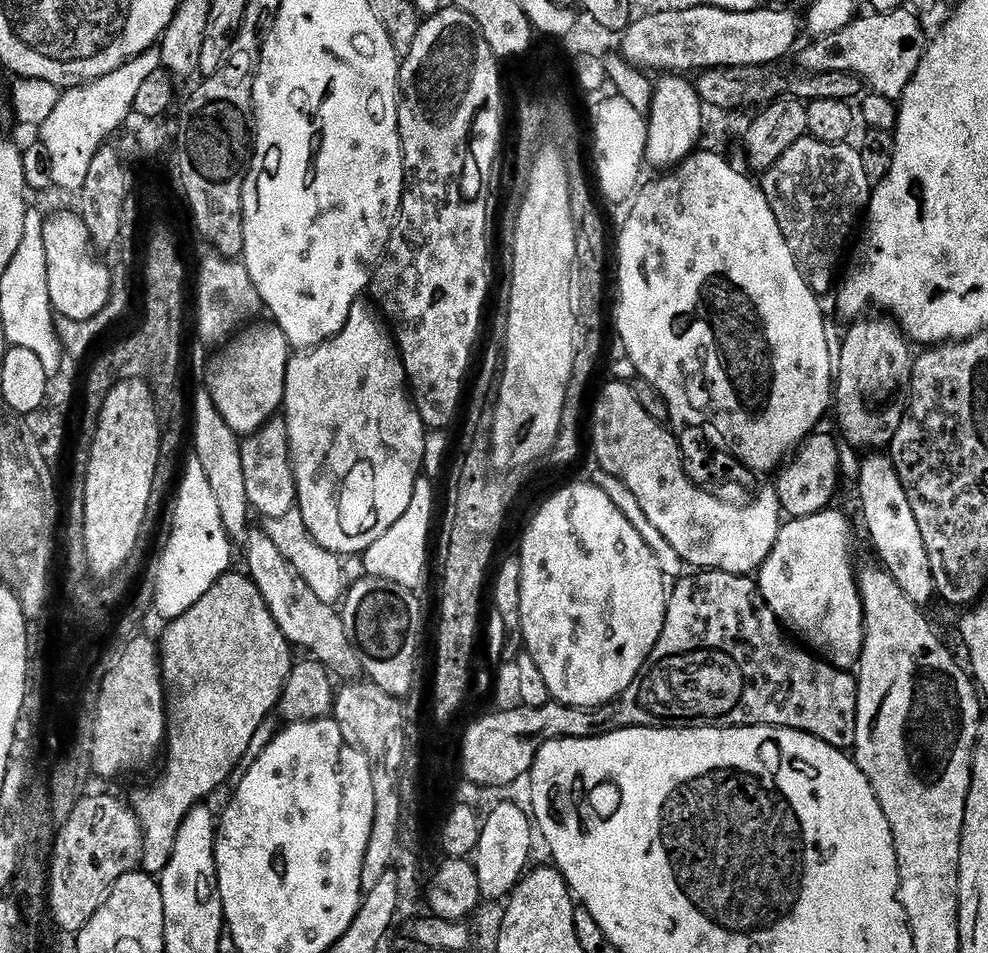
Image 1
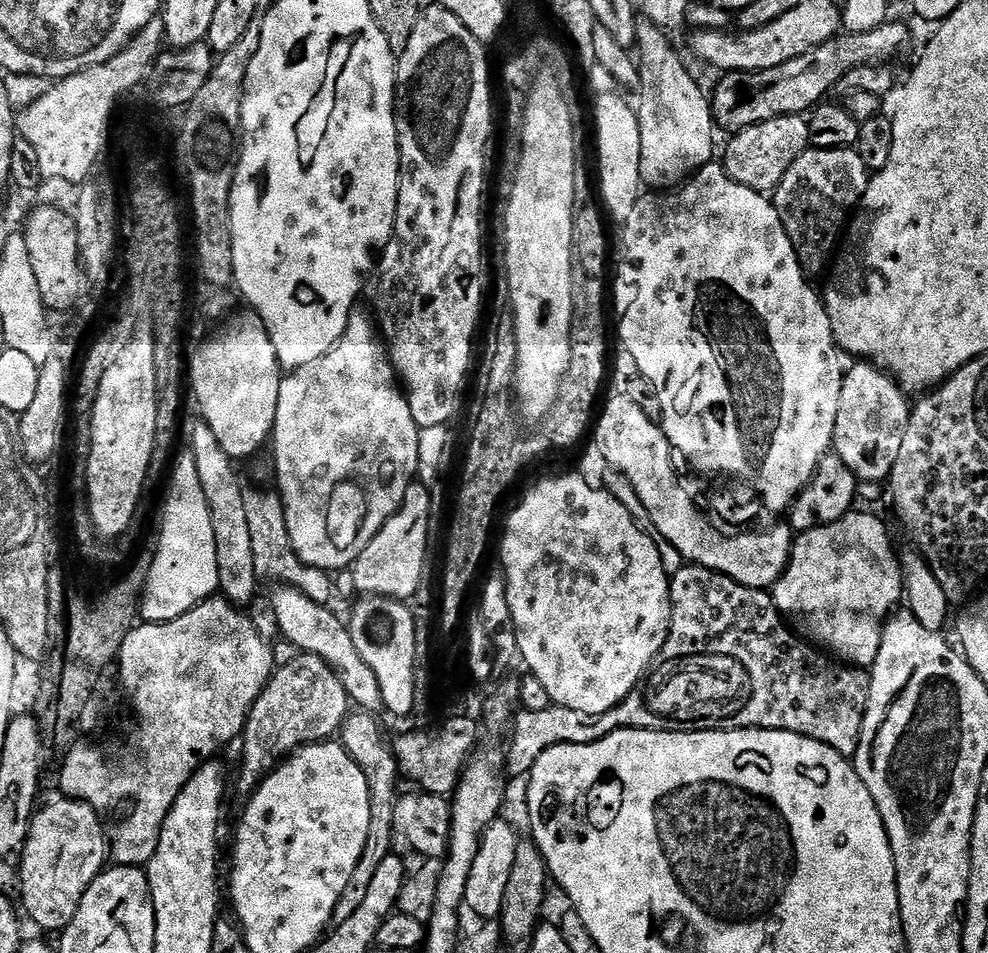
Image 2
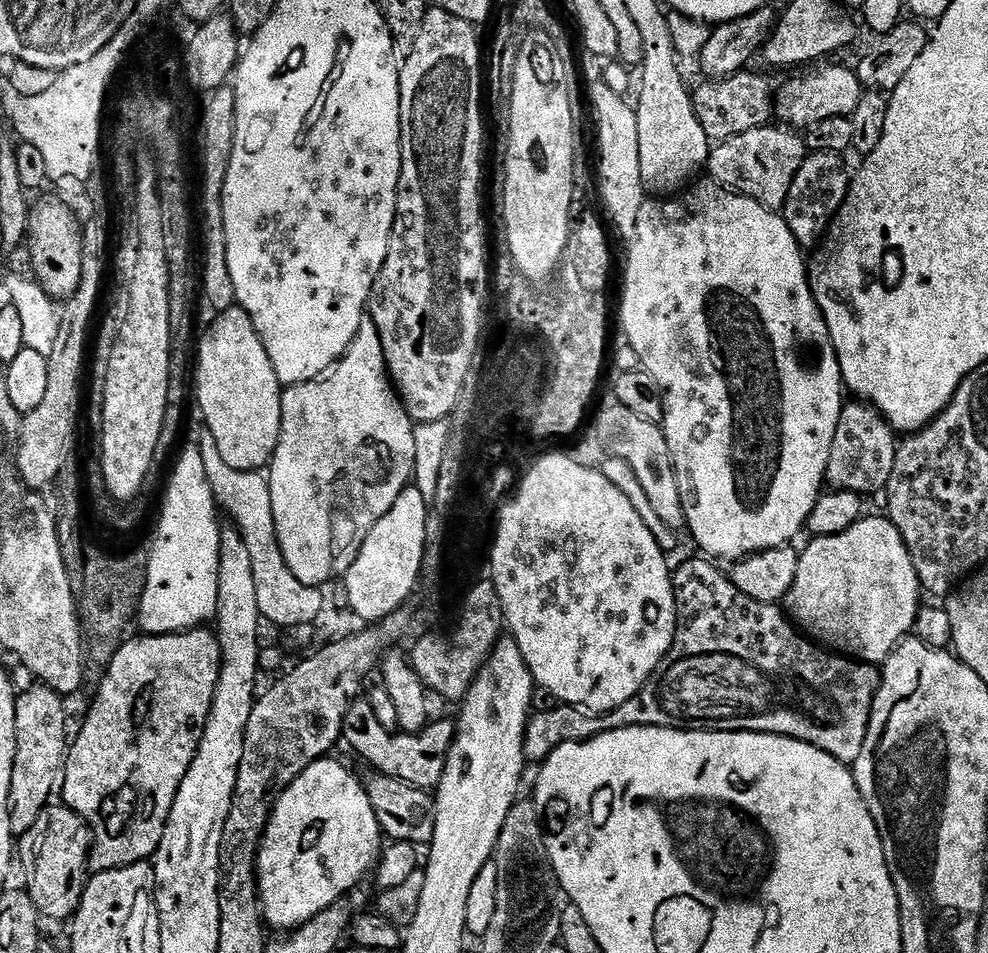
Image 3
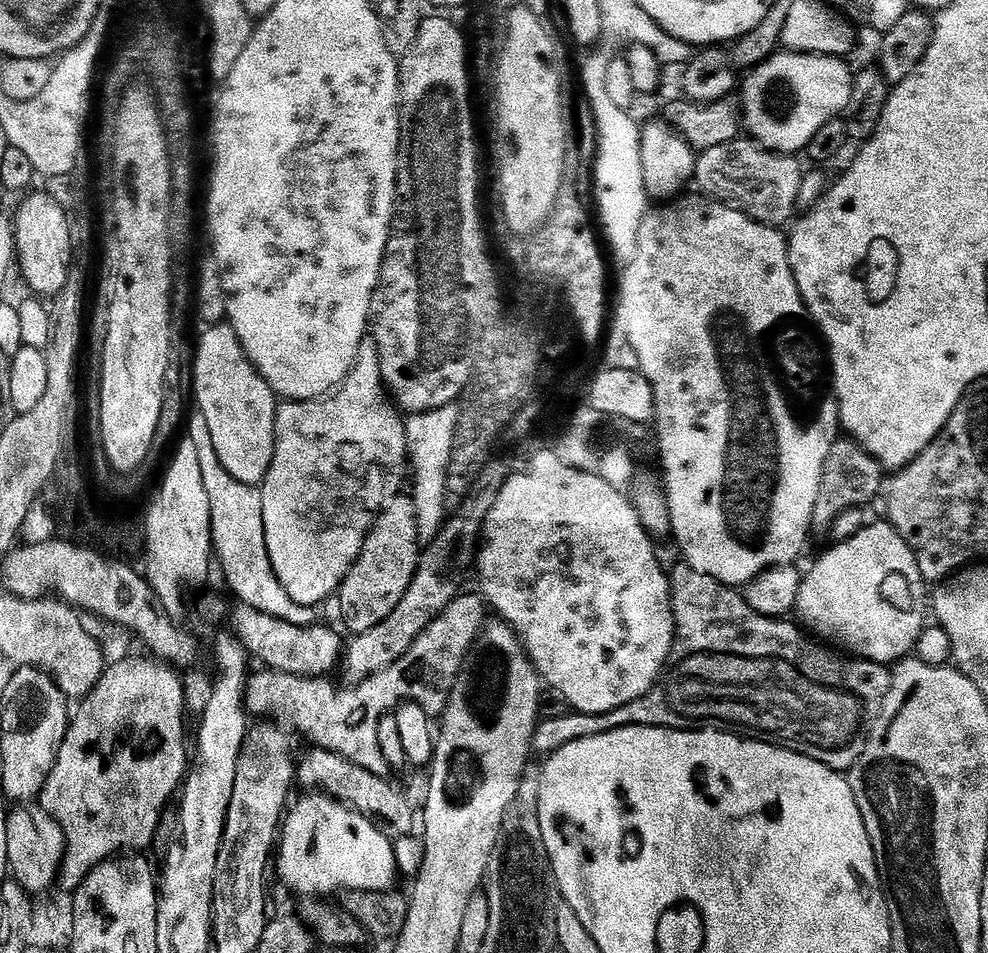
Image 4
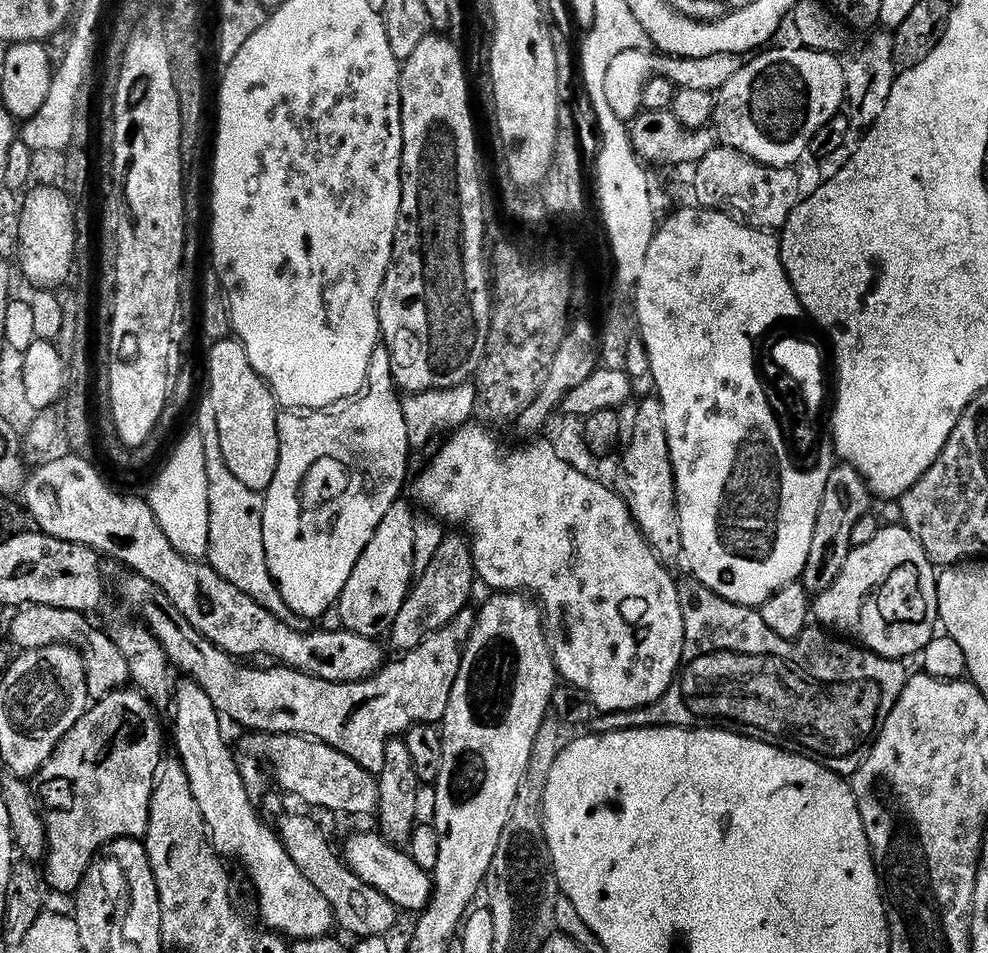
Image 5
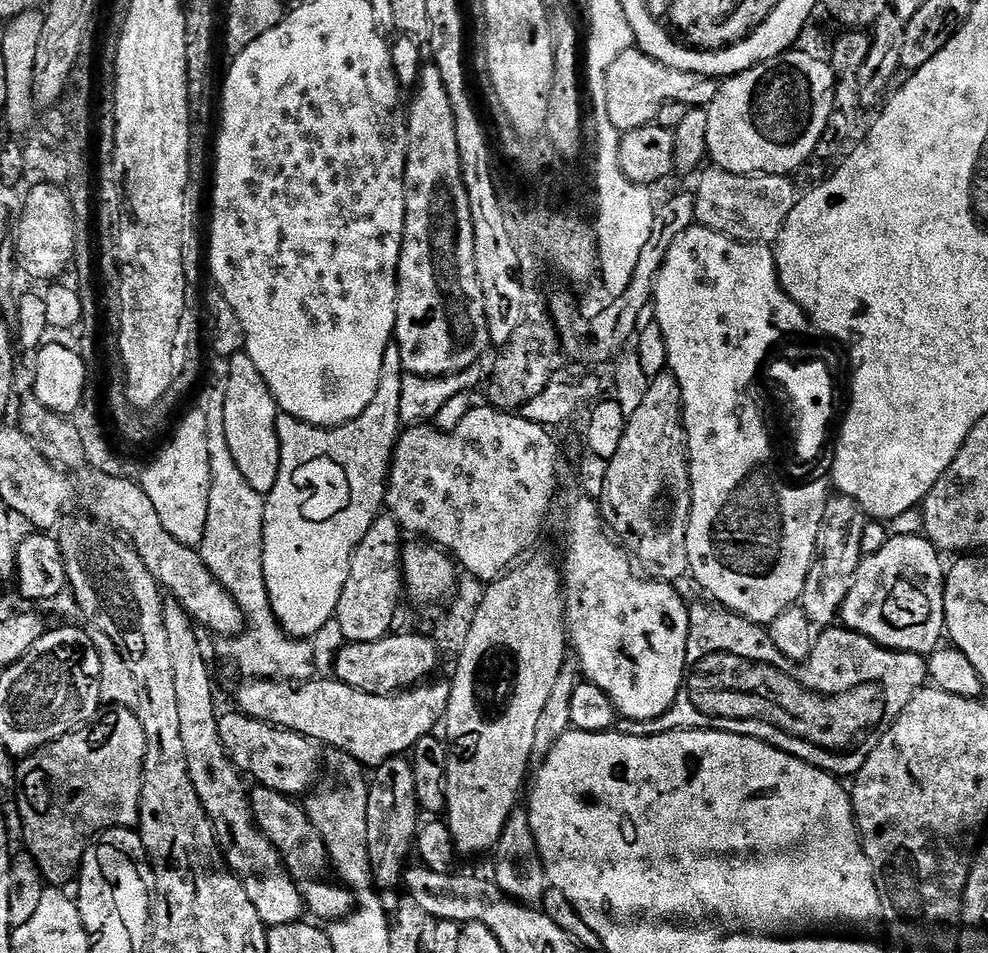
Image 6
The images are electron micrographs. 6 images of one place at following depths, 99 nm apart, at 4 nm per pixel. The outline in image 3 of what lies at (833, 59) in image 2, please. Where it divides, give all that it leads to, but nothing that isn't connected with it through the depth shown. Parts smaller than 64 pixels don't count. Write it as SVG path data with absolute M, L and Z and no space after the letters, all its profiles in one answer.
M751 70L736 72L724 79L709 79L691 93L692 105L709 141L729 140L746 130L765 127L774 116L774 84Z

